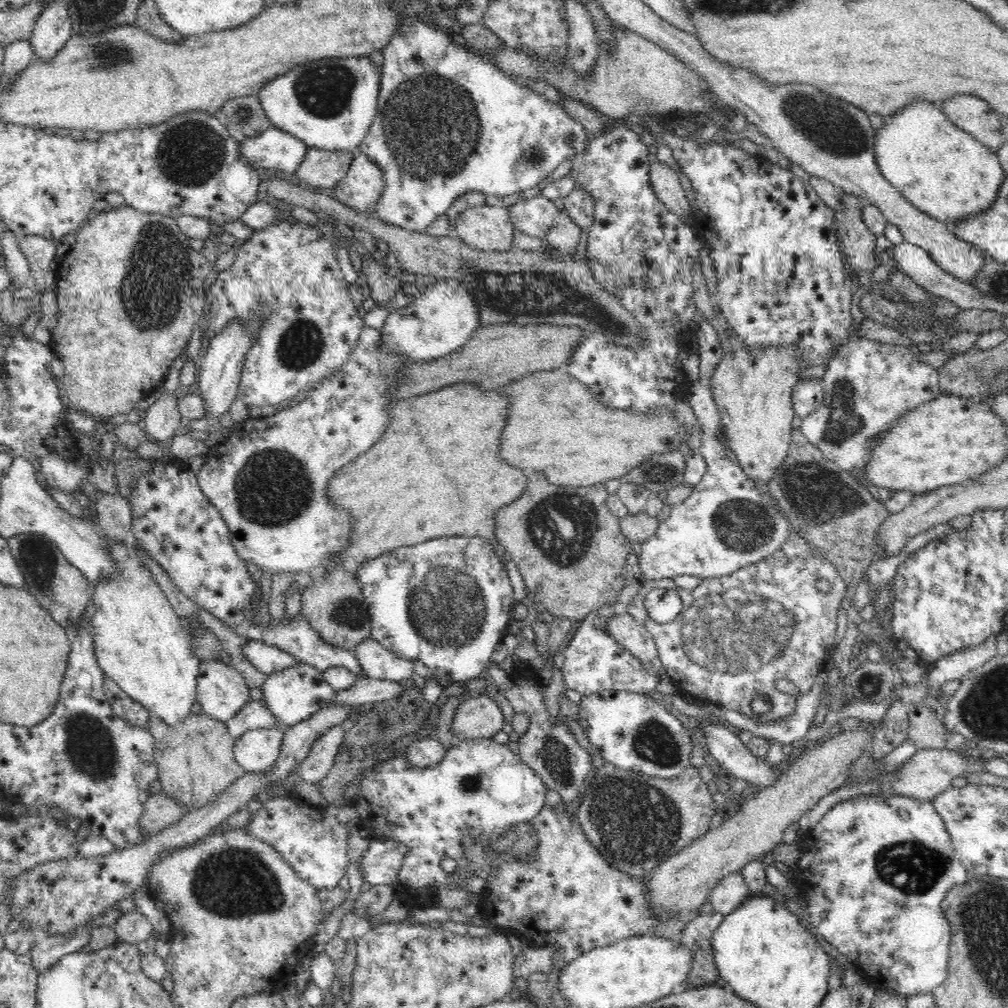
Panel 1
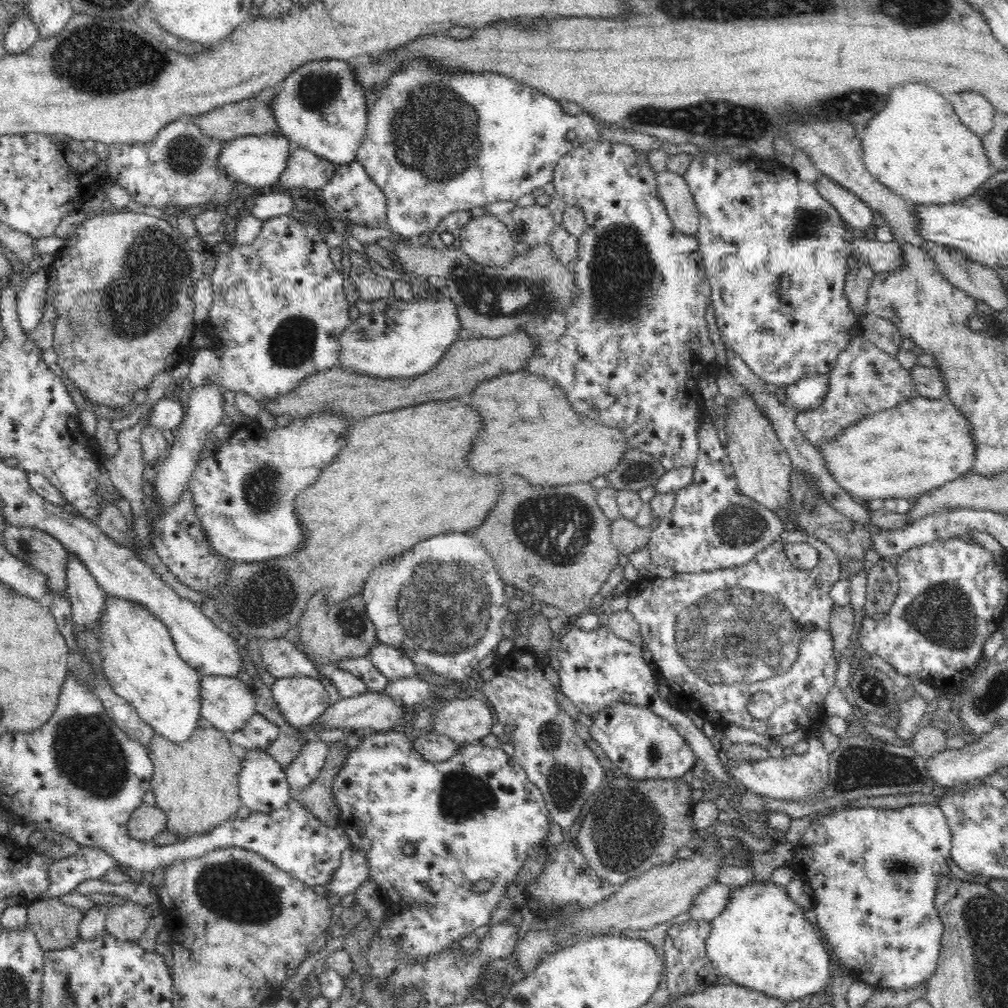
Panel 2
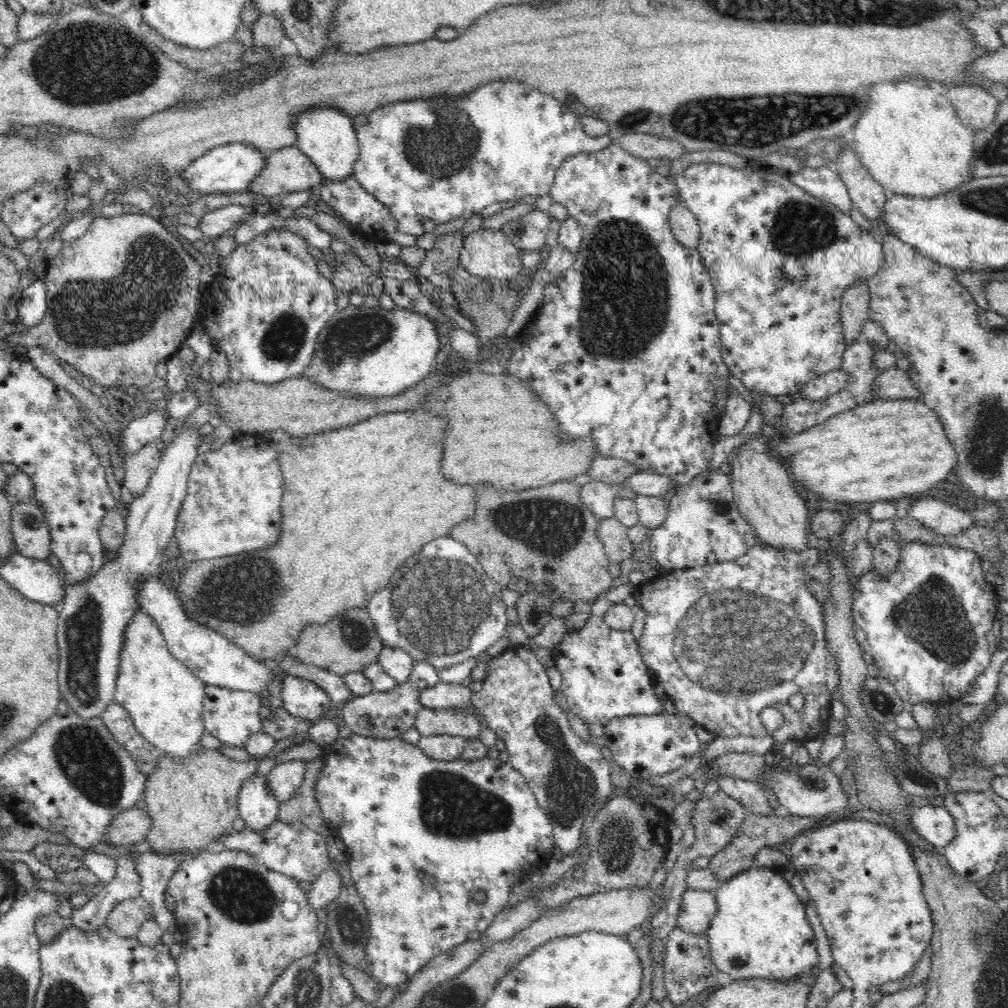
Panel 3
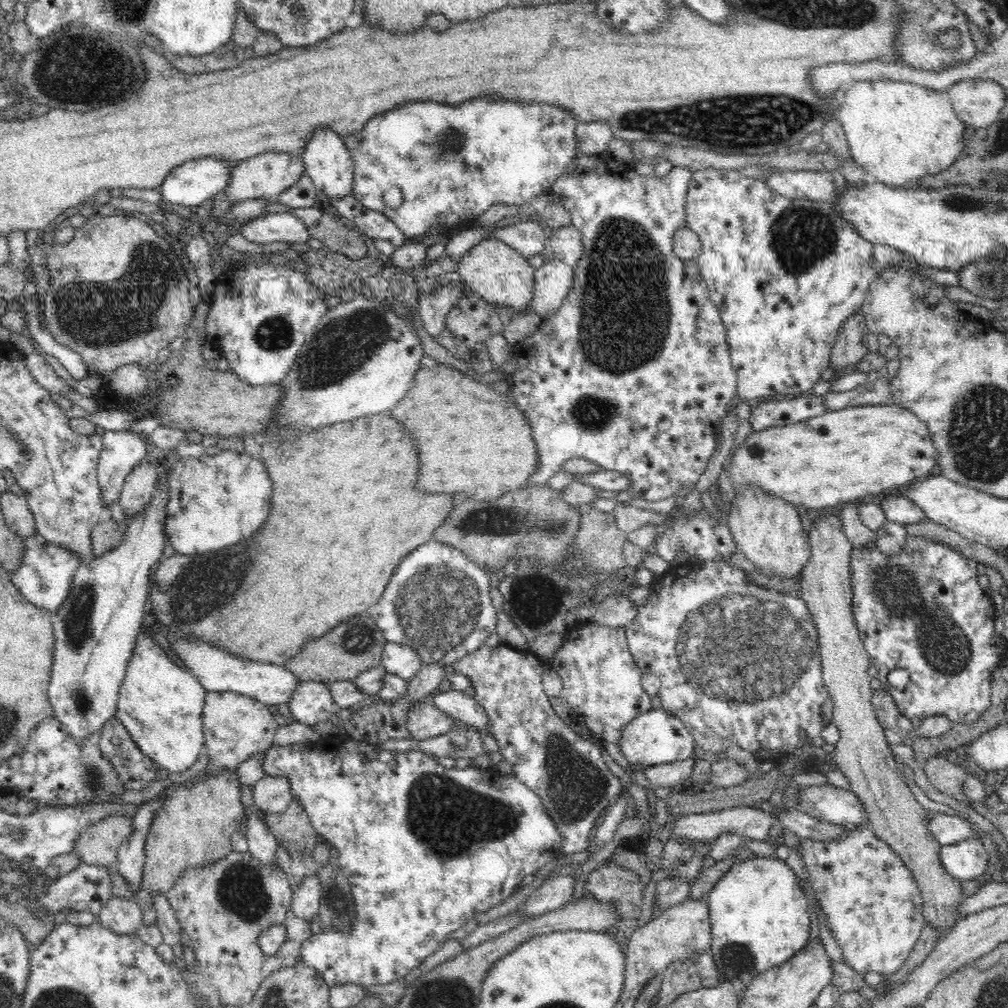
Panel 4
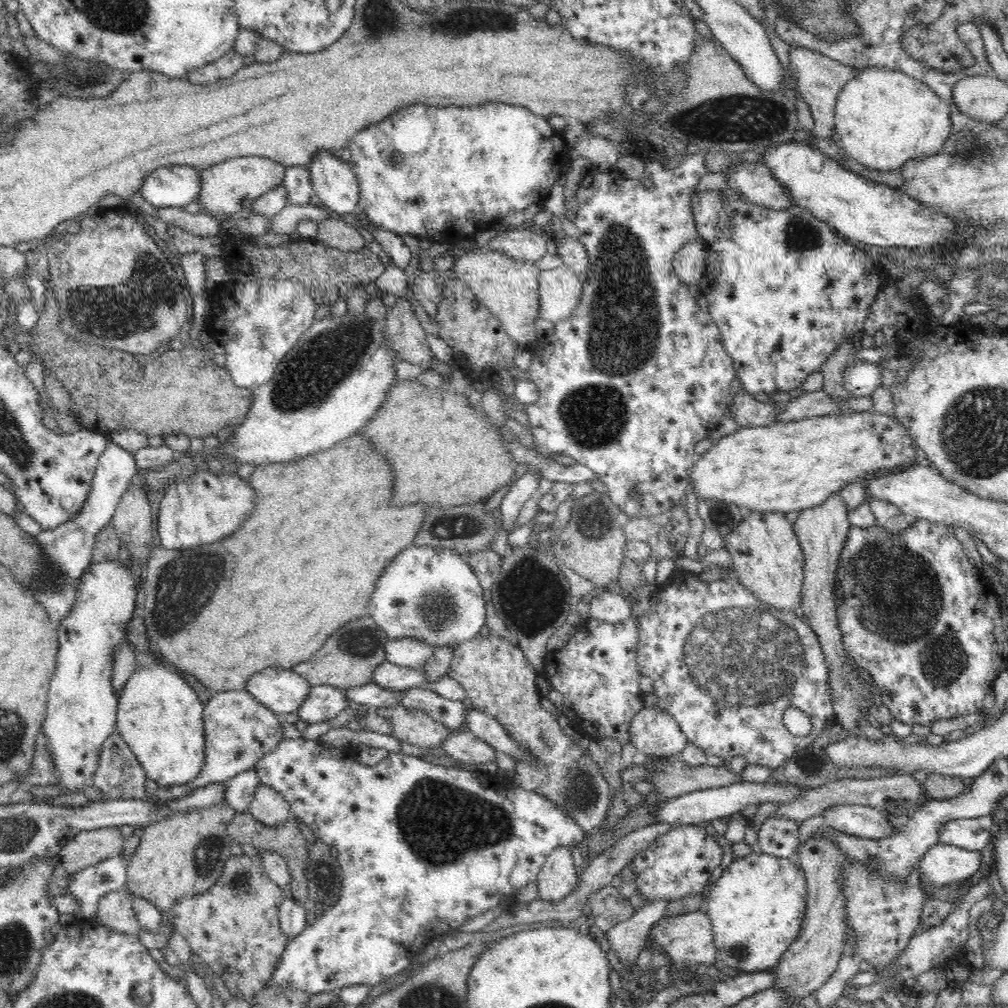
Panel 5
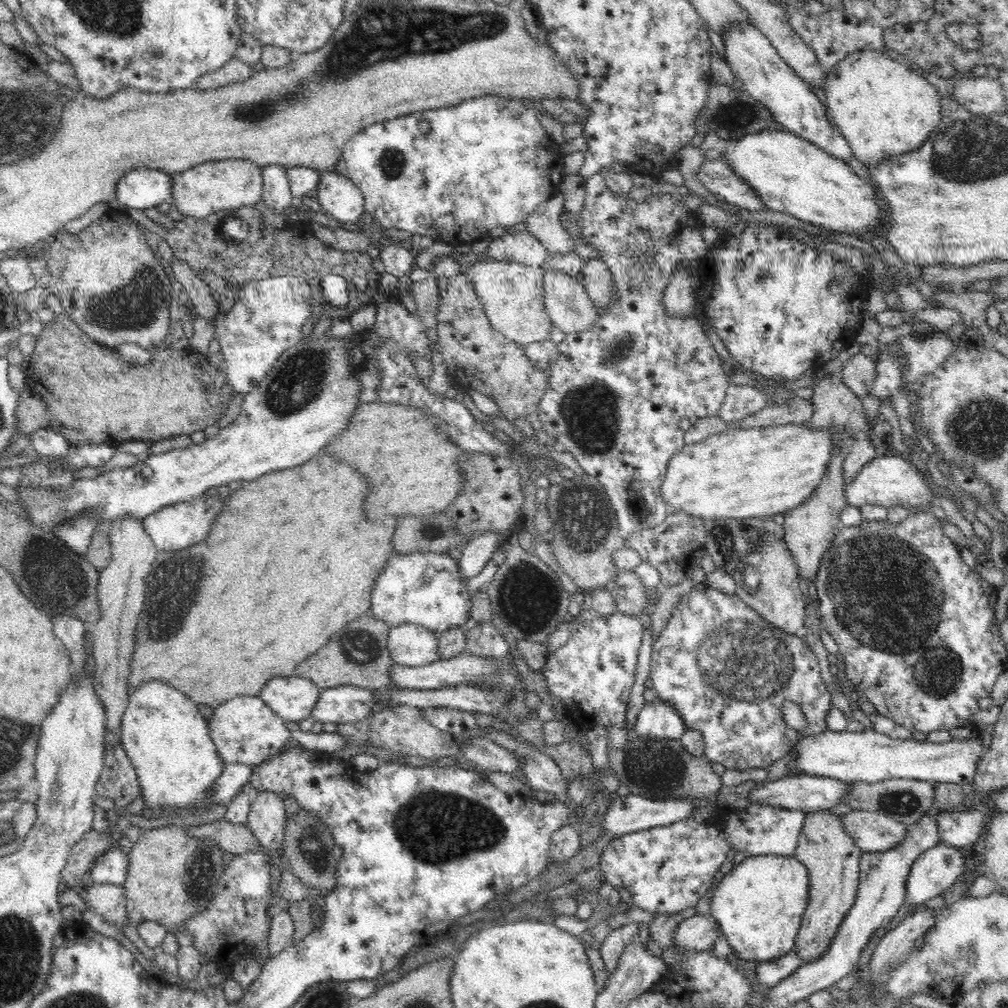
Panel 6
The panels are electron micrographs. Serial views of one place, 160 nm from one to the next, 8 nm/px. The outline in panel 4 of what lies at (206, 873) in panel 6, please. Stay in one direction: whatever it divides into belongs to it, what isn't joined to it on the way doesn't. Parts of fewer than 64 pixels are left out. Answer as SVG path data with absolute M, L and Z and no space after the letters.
M237 769L204 776L192 784L171 784L166 789L164 806L150 824L146 838L144 877L141 890L167 893L191 868L210 866L232 852L232 834L244 810L240 799L242 786Z

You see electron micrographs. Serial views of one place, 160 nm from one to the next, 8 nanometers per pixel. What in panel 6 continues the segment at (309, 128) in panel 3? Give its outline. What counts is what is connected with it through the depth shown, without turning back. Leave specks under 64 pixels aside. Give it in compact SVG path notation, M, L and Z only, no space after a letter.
M324 172L319 179L318 200L326 215L341 223L355 223L365 212L365 198L362 191L348 176L338 172Z

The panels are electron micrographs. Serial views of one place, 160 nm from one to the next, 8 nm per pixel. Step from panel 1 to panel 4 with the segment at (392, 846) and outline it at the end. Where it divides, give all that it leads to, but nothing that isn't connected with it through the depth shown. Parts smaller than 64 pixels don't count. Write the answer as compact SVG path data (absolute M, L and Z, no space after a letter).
M314 876L303 879L299 886L294 888L290 913L295 918L313 920L319 911L322 889L320 878Z

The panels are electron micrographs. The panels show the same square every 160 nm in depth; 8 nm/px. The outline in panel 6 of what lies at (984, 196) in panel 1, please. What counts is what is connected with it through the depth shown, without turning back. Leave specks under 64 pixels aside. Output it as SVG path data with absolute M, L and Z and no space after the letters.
M862 49L847 54L828 70L823 89L835 127L844 135L854 157L867 166L920 148L942 120L936 87L884 51Z

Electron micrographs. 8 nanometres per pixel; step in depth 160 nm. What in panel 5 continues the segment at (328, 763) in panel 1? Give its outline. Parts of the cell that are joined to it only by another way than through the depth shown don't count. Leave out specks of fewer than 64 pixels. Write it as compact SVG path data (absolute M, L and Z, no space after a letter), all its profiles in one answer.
M264 784L256 789L248 812L266 826L280 826L292 815L284 794Z

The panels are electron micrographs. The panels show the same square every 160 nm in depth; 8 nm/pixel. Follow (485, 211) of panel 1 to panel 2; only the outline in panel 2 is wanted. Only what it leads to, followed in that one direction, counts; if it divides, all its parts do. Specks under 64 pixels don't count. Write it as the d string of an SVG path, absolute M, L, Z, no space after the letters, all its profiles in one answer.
M493 214L471 218L460 230L461 250L480 266L508 266L515 258L515 240L511 237L508 227L500 217Z

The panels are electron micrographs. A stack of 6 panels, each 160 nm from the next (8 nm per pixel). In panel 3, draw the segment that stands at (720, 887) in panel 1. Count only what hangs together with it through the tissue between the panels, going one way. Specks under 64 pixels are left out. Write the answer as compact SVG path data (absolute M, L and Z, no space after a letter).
M686 889L676 927L692 934L705 934L716 911L717 902L713 891Z

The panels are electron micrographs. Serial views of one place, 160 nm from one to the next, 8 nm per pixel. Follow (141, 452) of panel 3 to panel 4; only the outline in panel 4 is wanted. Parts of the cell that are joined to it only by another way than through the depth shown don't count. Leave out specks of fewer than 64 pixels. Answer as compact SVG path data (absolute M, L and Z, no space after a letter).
M144 460L126 476L118 501L127 521L136 518L152 502L158 483L157 474L156 467Z

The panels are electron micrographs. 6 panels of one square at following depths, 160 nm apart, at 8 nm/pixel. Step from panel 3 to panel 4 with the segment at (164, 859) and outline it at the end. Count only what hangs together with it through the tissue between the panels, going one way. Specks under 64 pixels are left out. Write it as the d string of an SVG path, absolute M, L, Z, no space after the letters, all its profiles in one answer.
M150 892L150 896L157 917L155 924L163 934L163 943L170 946L180 944L182 927L164 892Z

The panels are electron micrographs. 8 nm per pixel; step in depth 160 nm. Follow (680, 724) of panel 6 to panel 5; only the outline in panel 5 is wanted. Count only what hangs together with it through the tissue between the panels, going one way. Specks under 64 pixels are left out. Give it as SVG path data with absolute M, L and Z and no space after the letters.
M657 704L653 707L642 707L634 715L629 739L641 757L680 755L689 742L676 719Z

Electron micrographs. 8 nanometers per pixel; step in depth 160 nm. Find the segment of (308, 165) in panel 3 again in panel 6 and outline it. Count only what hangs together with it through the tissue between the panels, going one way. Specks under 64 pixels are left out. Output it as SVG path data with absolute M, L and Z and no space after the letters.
M229 159L197 164L188 170L172 175L172 197L180 218L193 216L206 218L220 211L234 211L252 206L258 202L264 192L264 179L261 167L248 160Z

